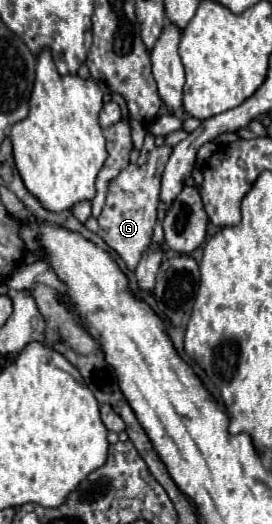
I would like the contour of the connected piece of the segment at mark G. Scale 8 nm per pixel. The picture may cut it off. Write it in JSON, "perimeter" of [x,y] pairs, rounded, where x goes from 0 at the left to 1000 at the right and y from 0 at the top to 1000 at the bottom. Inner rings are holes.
{"perimeter":[[[540,256],[533,275],[518,282],[518,298],[496,313],[474,313],[423,344],[401,351],[393,382],[364,412],[364,450],[393,462],[408,477],[423,477],[467,504],[474,515],[504,511],[504,500],[518,496],[533,473],[555,462],[563,431],[577,424],[577,389],[585,389],[585,355],[592,355],[592,332],[599,321],[629,298],[636,282],[599,275],[570,279],[570,260]]]}

